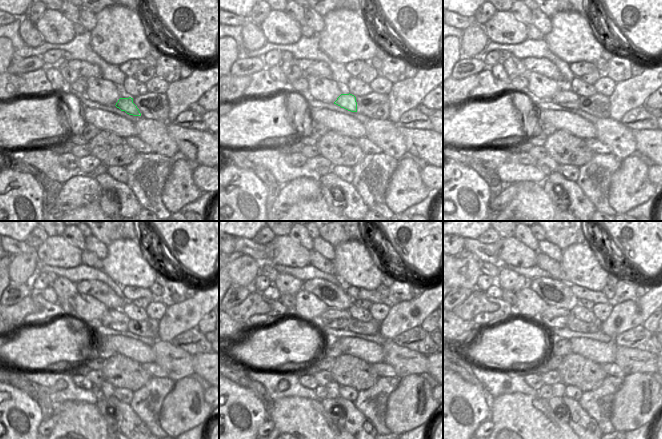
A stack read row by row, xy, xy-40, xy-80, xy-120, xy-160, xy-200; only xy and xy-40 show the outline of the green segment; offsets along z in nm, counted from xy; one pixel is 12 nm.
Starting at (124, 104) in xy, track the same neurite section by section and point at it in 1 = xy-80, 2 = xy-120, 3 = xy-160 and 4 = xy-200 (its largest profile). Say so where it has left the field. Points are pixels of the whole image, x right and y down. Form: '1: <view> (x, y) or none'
1: xy-80 (565, 97)
2: xy-120 (115, 319)
3: xy-160 (333, 318)
4: xy-200 (554, 317)

